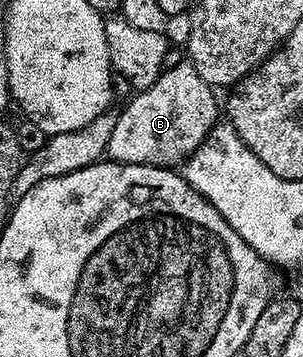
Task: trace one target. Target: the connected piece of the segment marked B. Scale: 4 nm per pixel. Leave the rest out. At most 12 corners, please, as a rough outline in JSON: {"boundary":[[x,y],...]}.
{"boundary":[[189,60],[114,118],[106,157],[178,167],[220,121]]}

